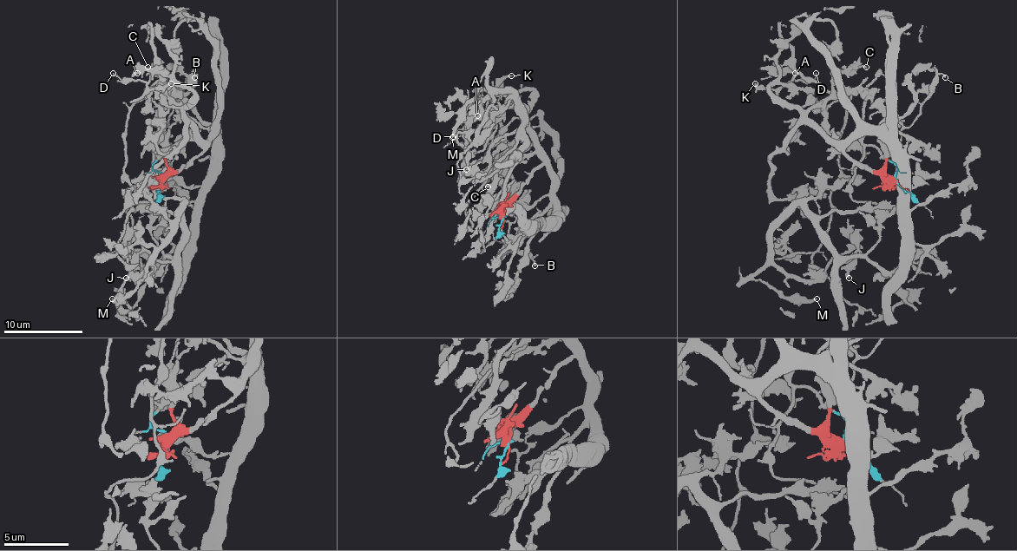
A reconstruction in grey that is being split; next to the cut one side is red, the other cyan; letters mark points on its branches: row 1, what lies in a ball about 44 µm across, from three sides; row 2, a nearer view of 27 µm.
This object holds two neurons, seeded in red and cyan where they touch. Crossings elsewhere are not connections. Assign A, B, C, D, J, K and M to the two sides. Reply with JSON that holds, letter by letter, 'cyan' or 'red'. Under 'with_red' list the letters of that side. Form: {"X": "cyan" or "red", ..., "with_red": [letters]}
{"A": "red", "B": "cyan", "C": "red", "D": "cyan", "J": "red", "K": "cyan", "M": "red", "with_red": ["A", "C", "J", "M"]}

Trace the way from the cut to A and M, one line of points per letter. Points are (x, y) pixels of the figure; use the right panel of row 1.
A: (897, 180), (883, 180), (862, 169), (772, 94), (777, 71), (794, 74)
M: (897, 180), (862, 169), (802, 123), (772, 155), (770, 191), (808, 191), (754, 278), (816, 298)

